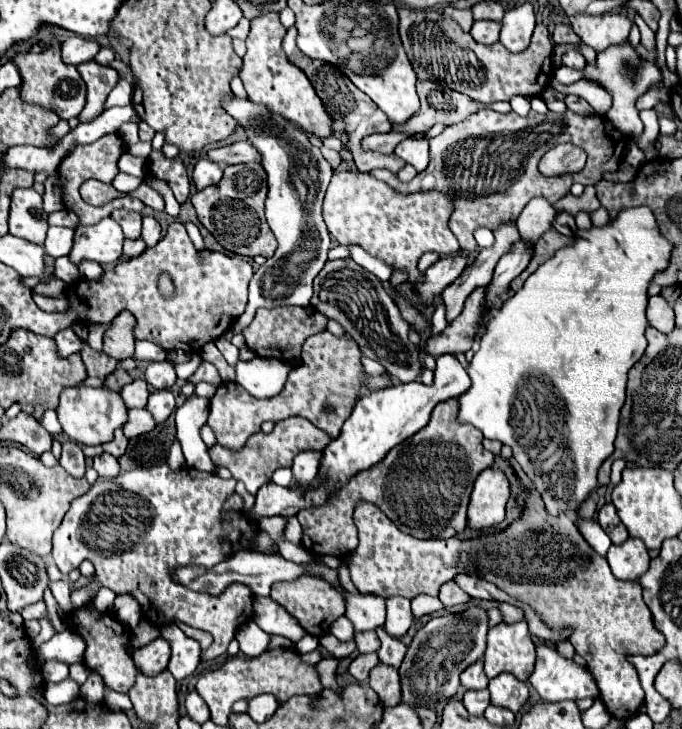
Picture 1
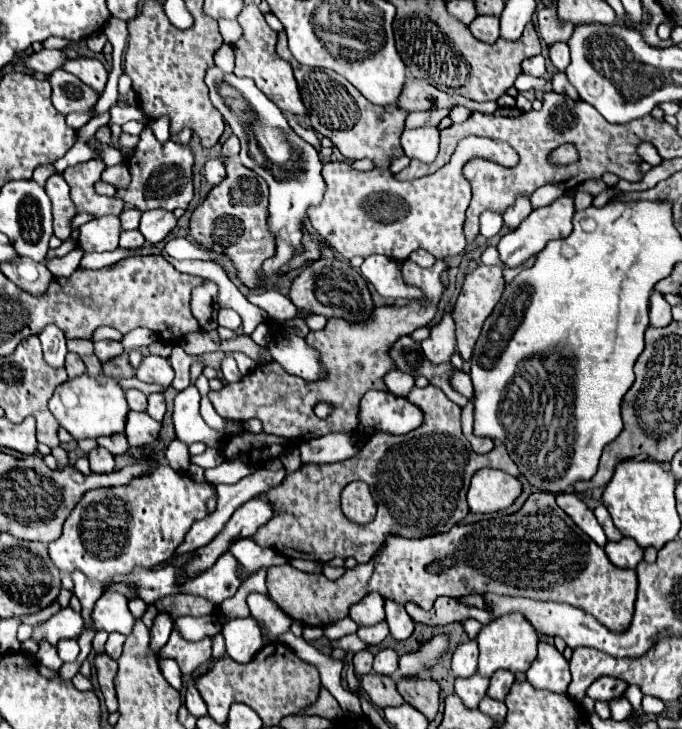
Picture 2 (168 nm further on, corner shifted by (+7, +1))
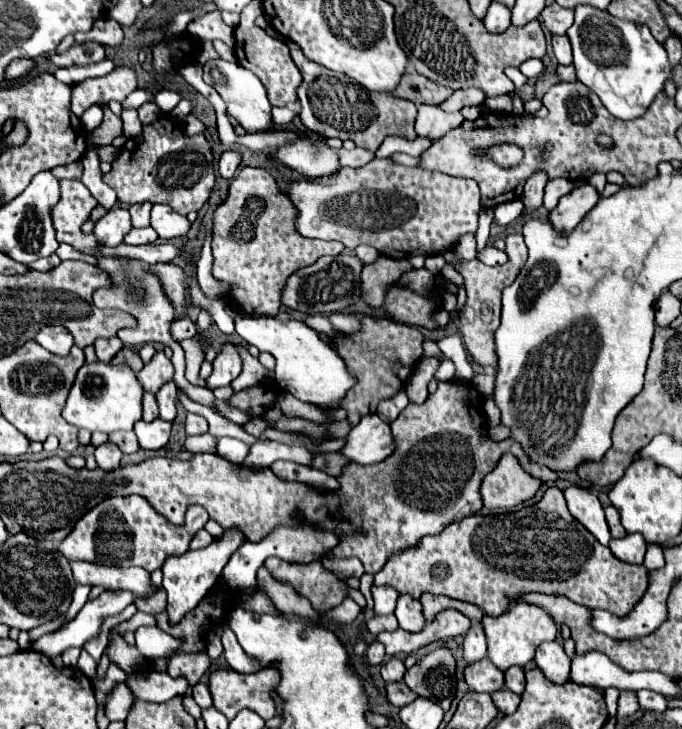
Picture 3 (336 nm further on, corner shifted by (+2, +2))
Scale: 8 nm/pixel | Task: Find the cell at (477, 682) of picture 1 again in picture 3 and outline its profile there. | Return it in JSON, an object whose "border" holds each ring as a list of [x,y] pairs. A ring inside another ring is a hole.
{"border":[[[475,623],[469,629],[469,633],[465,635],[465,641],[463,641],[463,657],[465,657],[465,663],[471,665],[473,661],[481,661],[485,655],[487,655],[485,633],[483,633],[481,625]]]}

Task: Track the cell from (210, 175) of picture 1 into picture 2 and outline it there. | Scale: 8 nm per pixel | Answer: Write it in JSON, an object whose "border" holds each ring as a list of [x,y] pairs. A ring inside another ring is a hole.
{"border":[[[208,160],[208,162],[204,164],[204,176],[206,176],[206,180],[208,180],[212,186],[220,184],[220,182],[224,180],[224,176],[226,176],[224,162],[222,162],[222,160]]]}

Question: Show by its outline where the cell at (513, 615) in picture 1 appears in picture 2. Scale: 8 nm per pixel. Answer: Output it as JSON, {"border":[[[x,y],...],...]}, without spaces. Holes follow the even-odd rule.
{"border":[[[440,596],[436,598],[432,610],[422,610],[420,606],[416,606],[414,602],[406,604],[406,612],[410,614],[410,618],[414,622],[420,624],[428,624],[428,626],[438,626],[438,624],[450,624],[450,622],[458,622],[458,620],[466,620],[466,618],[474,618],[480,624],[488,624],[492,620],[492,616],[486,610],[480,608],[472,608],[466,606],[462,602],[458,602],[456,598],[448,598],[448,596]]]}

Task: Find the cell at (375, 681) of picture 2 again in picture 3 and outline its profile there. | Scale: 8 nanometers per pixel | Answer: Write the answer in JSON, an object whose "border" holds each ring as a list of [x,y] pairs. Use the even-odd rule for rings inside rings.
{"border":[[[387,683],[385,685],[385,691],[387,691],[387,701],[395,707],[403,707],[403,705],[409,705],[417,695],[403,683]]]}

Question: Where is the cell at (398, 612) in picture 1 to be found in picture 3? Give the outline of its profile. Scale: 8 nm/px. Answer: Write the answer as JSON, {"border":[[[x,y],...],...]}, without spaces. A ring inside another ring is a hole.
{"border":[[[399,595],[395,617],[399,621],[399,627],[409,633],[417,633],[425,625],[423,613],[421,613],[421,603],[409,595]]]}

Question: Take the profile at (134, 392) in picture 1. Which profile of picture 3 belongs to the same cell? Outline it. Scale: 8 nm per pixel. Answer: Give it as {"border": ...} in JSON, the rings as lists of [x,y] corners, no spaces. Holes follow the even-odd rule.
{"border":[[[145,393],[143,395],[143,419],[145,421],[153,421],[159,417],[159,409],[157,409],[157,401],[153,393]]]}

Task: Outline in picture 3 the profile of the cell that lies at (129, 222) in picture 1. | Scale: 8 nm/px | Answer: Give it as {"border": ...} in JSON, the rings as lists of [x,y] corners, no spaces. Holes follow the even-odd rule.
{"border":[[[151,203],[131,205],[129,207],[129,213],[131,213],[133,227],[147,227],[149,225],[149,211],[151,211]]]}

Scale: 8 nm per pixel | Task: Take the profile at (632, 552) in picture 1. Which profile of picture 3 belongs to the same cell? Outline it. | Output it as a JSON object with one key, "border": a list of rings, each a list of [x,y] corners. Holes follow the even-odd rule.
{"border":[[[633,533],[633,535],[625,535],[621,539],[611,539],[609,549],[613,551],[613,555],[625,563],[635,563],[641,565],[643,557],[645,557],[645,549],[647,543],[643,539],[641,533]]]}

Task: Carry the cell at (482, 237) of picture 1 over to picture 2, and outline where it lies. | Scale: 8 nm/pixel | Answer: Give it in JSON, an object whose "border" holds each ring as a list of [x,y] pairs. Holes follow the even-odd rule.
{"border":[[[488,210],[488,212],[484,212],[484,214],[480,216],[480,234],[482,234],[484,238],[496,236],[502,226],[504,226],[502,214],[496,214],[496,212]]]}

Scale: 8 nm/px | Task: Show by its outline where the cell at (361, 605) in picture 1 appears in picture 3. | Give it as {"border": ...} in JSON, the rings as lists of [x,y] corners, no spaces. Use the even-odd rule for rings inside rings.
{"border":[[[371,587],[375,601],[375,615],[391,615],[395,611],[395,601],[399,593],[389,587]]]}

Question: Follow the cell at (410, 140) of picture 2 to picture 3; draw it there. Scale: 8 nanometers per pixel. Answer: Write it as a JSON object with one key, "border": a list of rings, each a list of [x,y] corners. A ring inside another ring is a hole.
{"border":[[[421,105],[417,121],[415,121],[415,133],[419,137],[437,141],[443,135],[447,135],[453,127],[457,127],[461,121],[463,121],[463,115],[459,111],[457,113],[443,113],[439,107]]]}

